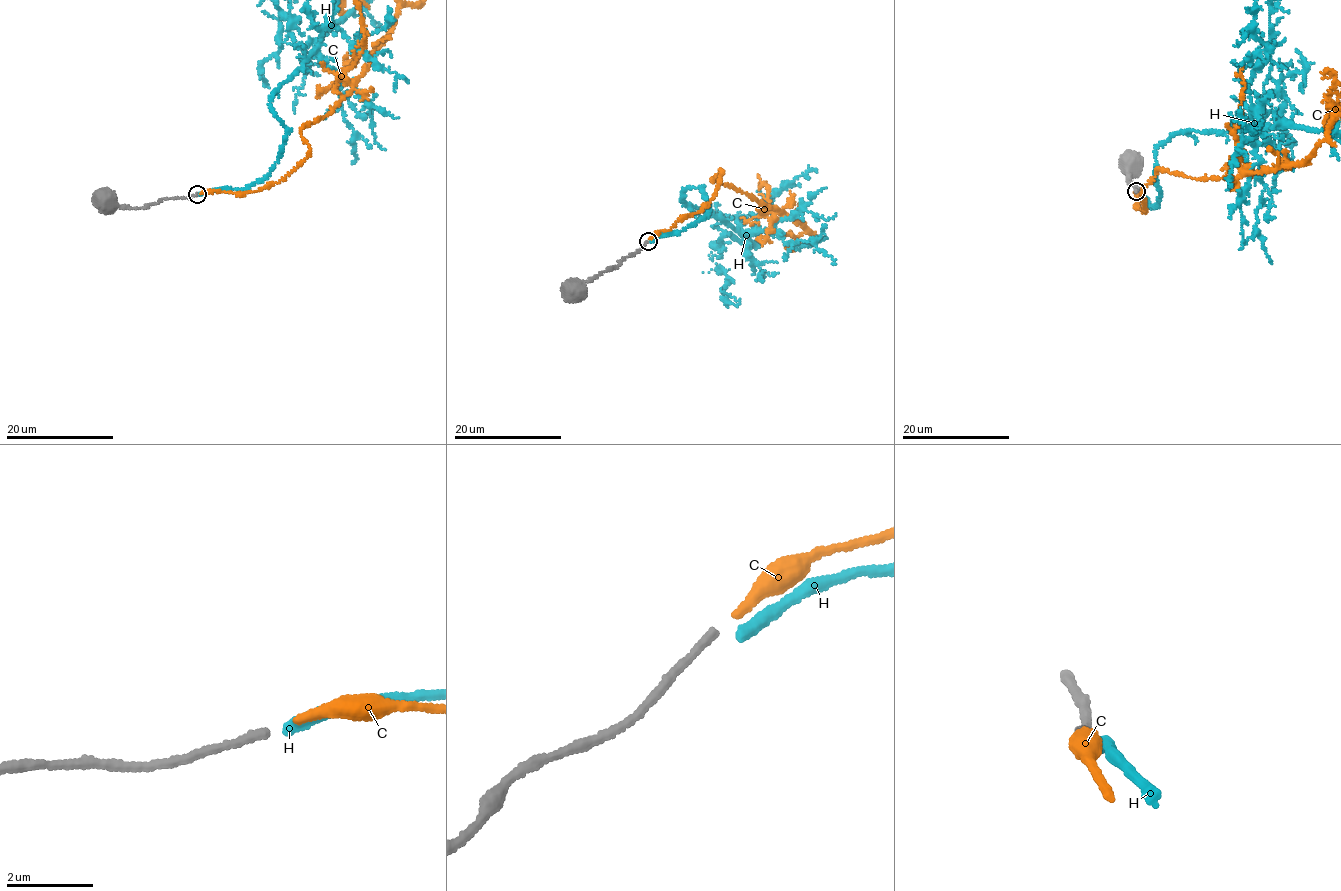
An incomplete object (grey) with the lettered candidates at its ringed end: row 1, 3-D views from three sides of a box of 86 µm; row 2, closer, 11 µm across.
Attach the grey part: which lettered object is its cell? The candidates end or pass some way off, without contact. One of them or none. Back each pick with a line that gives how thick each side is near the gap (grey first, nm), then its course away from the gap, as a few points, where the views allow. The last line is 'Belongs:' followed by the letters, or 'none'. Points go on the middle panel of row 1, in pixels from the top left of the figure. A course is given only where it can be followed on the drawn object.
C: calibres 190 and 240 nm
Belongs: C

